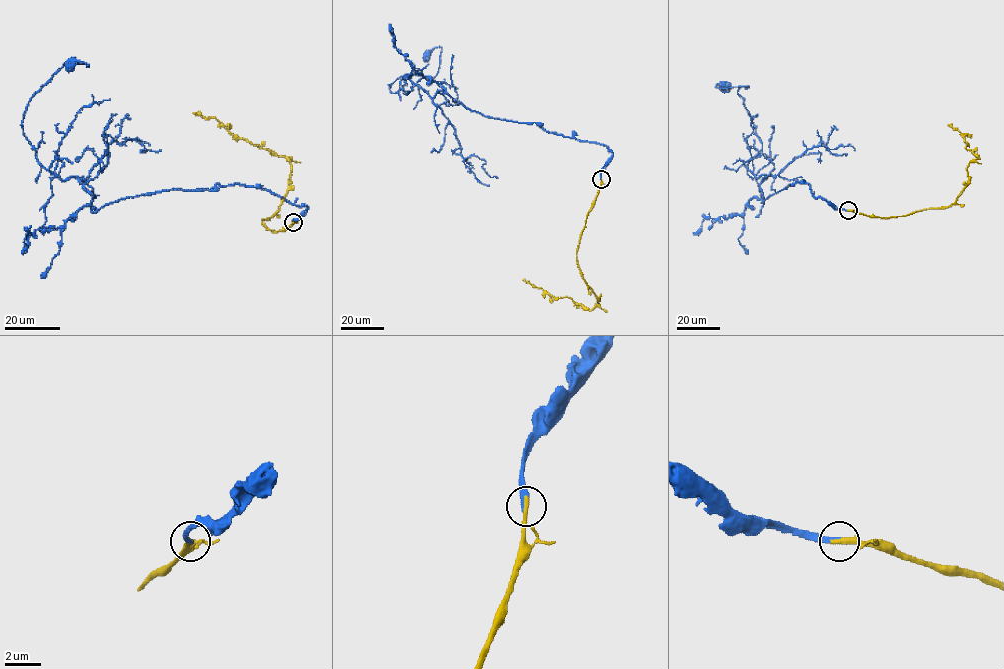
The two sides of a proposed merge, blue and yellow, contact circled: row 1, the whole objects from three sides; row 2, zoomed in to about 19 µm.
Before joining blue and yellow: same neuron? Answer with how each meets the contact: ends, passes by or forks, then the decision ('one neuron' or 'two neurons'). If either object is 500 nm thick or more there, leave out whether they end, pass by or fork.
blue ends; yellow ends; one neuron

